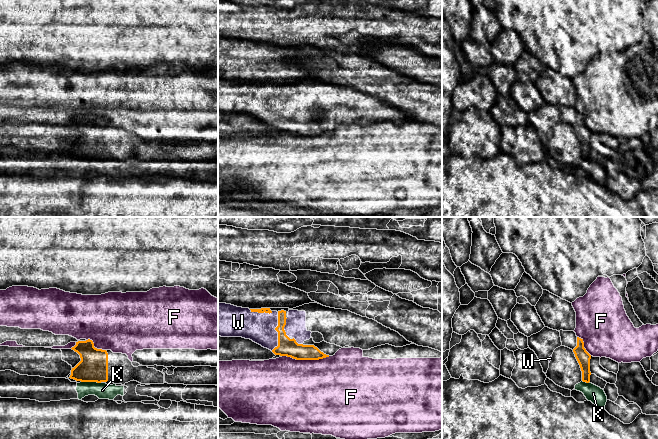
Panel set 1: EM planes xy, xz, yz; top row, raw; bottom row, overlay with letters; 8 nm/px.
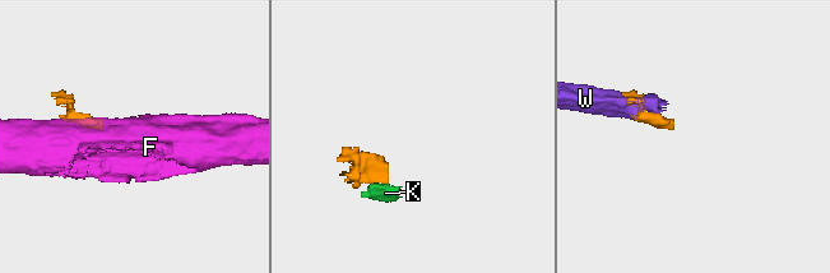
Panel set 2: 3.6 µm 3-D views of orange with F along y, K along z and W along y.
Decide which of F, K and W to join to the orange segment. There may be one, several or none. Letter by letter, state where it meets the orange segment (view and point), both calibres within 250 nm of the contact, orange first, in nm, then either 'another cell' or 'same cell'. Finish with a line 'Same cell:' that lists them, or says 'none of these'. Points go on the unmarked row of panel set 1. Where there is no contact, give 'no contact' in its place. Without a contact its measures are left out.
F: xz (306, 135) | 150/500 nm | another cell
K: xy (91, 157) | 240/130 nm | another cell
W: xz (277, 107) | 150/240 nm | same cell
Same cell: W

